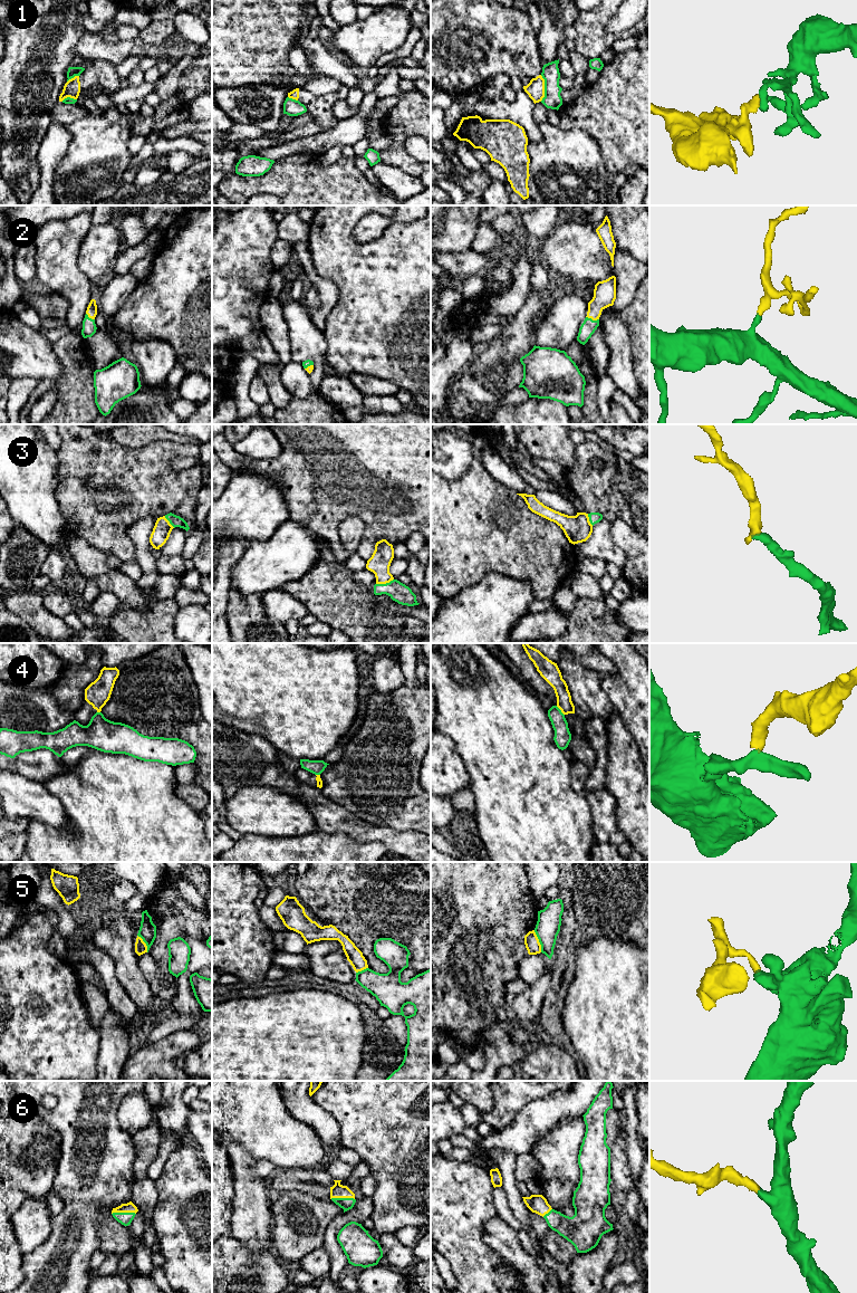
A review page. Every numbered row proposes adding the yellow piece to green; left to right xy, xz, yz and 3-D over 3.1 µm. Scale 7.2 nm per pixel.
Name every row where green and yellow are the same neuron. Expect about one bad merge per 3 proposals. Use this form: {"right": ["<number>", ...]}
{"right": ["2", "3", "6"]}

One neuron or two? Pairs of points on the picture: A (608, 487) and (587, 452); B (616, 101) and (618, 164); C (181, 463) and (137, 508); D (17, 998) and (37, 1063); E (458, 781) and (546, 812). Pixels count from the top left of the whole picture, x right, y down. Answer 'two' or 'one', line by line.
A: one
B: one
C: two
D: one
E: two

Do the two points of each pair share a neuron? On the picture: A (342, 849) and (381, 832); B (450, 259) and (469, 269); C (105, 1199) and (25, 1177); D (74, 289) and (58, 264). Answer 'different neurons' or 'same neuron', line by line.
A: different neurons
B: same neuron
C: different neurons
D: same neuron

